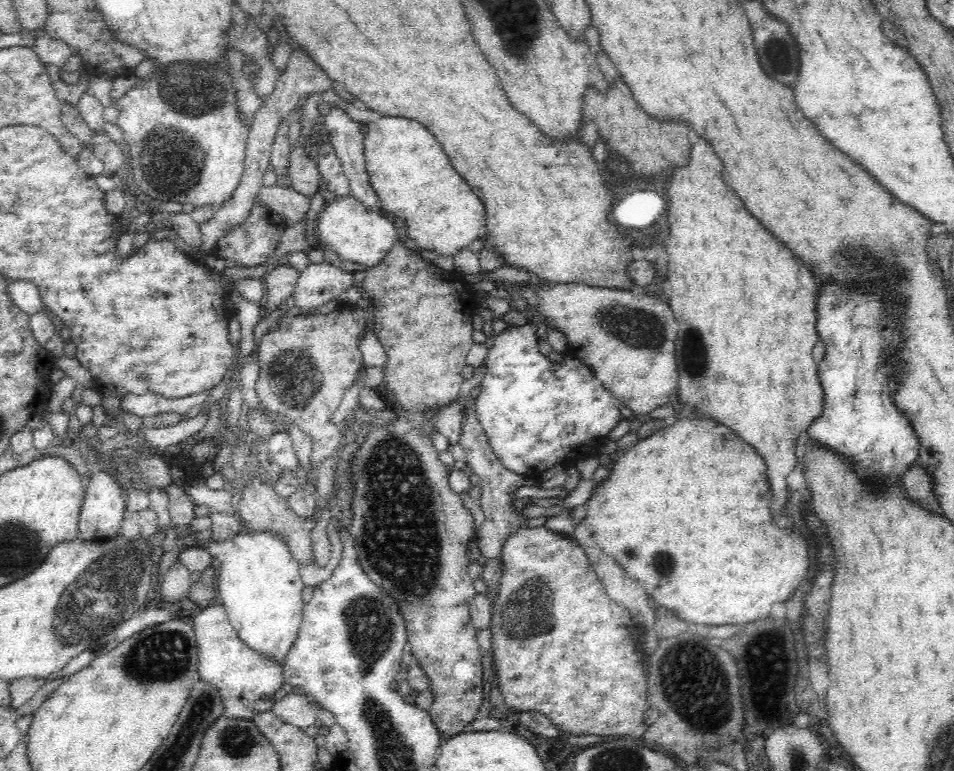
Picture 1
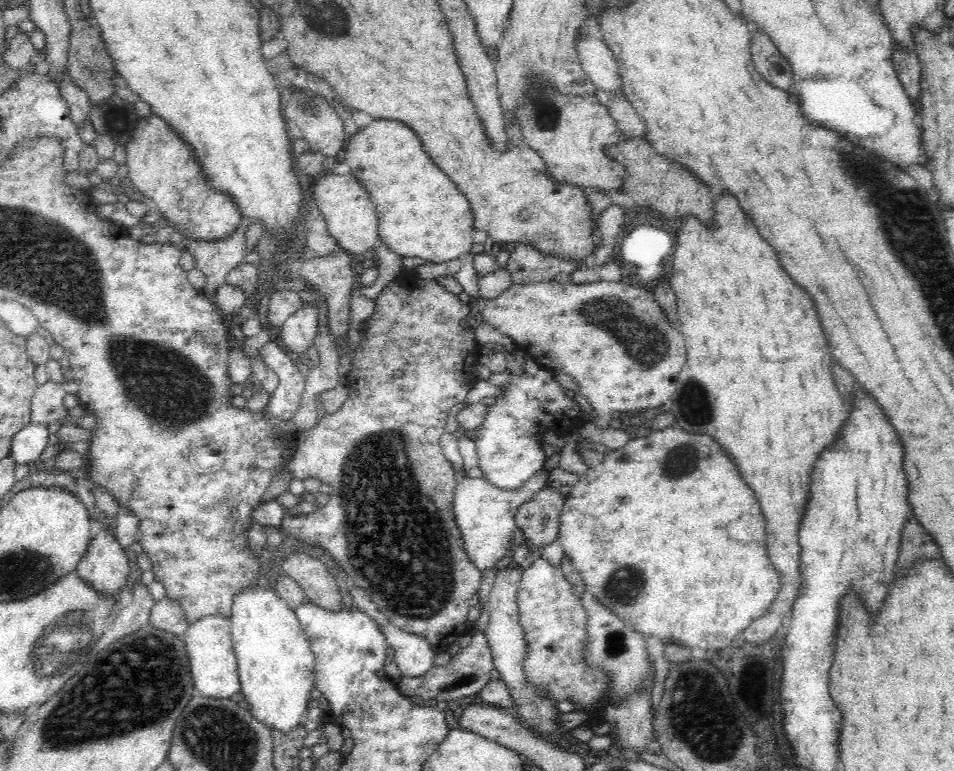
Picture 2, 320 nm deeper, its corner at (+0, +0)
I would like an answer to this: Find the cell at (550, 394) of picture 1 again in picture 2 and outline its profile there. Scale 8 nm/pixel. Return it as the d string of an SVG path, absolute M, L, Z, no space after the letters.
M530 355L522 358L522 374L513 374L504 386L498 388L494 404L487 406L485 419L476 427L475 449L482 476L504 489L518 488L533 474L543 469L544 436L568 436L573 425L584 421L579 400L565 396L554 372L536 363Z

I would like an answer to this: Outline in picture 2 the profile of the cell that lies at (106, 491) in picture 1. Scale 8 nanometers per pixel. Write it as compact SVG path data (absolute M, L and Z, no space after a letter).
M102 527L102 530L90 539L78 561L77 572L96 589L116 594L120 588L127 586L129 566L125 549L113 531Z

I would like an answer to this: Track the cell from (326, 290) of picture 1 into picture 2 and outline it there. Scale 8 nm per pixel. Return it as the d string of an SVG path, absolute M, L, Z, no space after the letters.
M304 301L281 328L280 335L287 350L304 354L312 346L318 332L318 318L316 304Z

